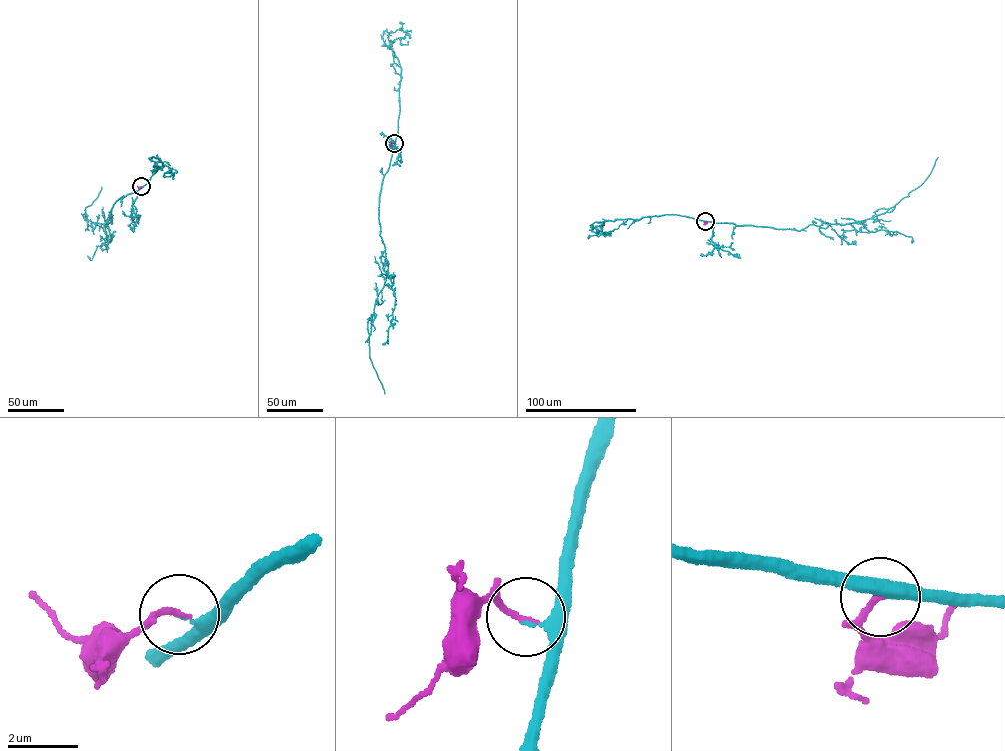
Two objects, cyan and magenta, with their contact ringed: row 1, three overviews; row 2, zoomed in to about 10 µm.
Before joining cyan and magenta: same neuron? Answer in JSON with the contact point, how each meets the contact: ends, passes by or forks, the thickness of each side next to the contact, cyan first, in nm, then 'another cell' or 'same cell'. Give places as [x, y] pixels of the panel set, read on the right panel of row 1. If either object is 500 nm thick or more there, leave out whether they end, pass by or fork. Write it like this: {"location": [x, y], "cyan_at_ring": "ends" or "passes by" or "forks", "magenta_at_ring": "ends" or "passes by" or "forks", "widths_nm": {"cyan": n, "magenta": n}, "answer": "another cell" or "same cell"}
{"location": [705, 221], "cyan_at_ring": "passes by", "magenta_at_ring": "ends", "widths_nm": {"cyan": 160, "magenta": 160}, "answer": "same cell"}

